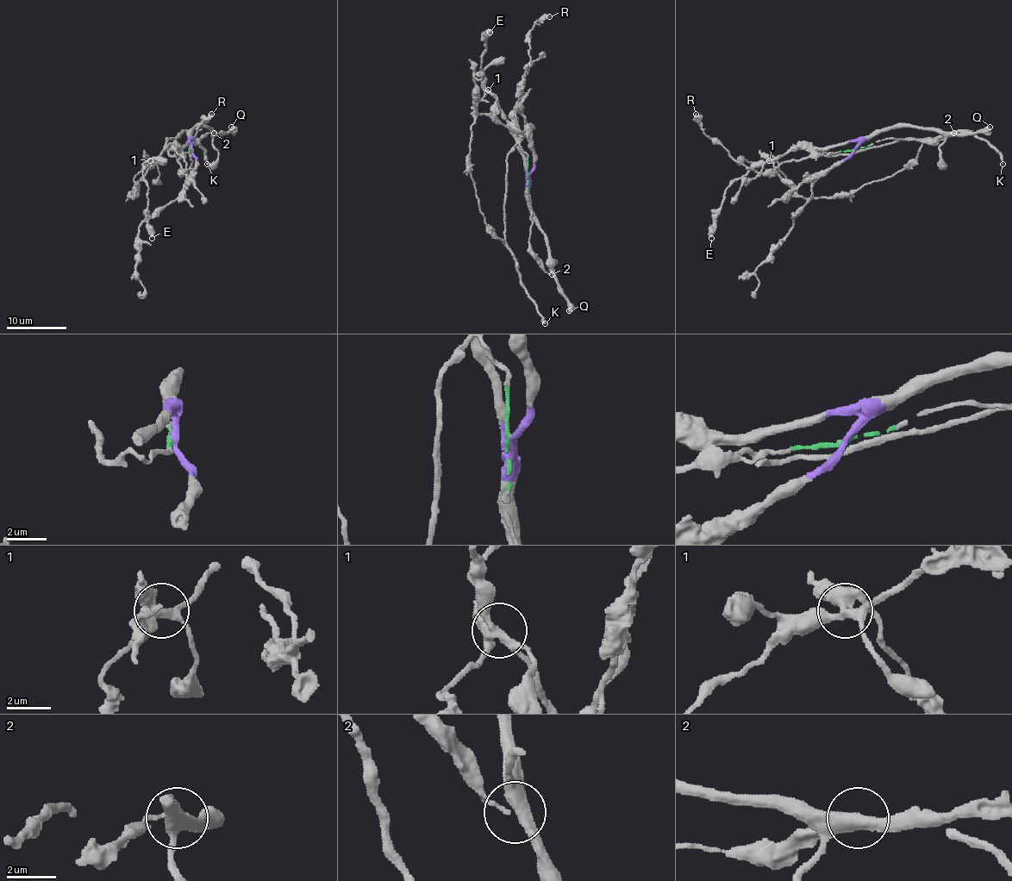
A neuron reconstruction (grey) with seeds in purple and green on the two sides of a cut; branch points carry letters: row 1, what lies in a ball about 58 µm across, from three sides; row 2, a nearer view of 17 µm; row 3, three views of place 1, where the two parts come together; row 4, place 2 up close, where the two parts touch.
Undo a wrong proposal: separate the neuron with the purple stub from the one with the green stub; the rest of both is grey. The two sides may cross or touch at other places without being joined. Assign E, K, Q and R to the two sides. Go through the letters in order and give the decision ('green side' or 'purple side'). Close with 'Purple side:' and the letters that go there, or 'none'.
E: purple side
K: green side
Q: purple side
R: green side
Purple side: E, Q

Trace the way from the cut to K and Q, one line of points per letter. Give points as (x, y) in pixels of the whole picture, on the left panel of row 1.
K: (190, 149), (190, 153), (168, 154), (167, 139), (186, 131), (197, 140), (208, 165)
Q: (190, 149), (191, 133), (197, 127), (206, 127), (214, 133), (227, 133), (232, 127)

